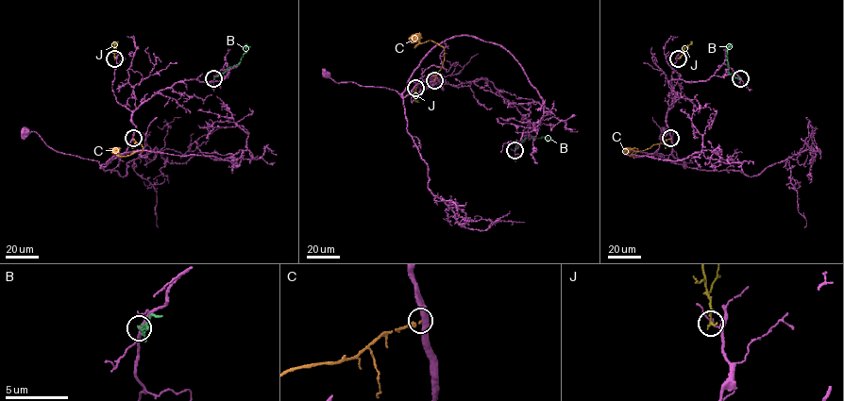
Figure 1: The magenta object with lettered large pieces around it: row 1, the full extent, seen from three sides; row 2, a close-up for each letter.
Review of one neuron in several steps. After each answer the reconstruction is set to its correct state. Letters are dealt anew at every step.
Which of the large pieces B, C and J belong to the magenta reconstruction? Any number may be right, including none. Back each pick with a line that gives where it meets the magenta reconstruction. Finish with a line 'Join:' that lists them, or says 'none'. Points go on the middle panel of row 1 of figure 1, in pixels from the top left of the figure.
Join: none

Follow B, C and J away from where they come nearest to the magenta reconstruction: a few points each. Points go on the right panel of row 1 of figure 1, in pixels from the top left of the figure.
B: (740, 78), (729, 73), (727, 49), (732, 43)
C: (670, 138), (633, 151), (632, 156), (637, 149), (628, 150)
J: (678, 58), (692, 41)

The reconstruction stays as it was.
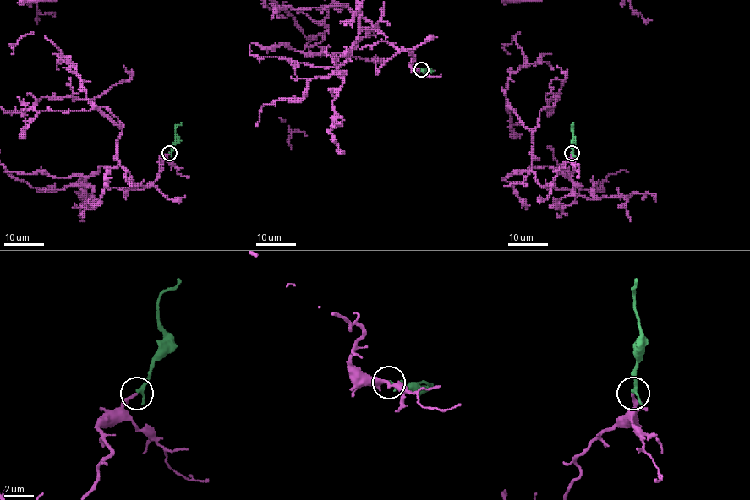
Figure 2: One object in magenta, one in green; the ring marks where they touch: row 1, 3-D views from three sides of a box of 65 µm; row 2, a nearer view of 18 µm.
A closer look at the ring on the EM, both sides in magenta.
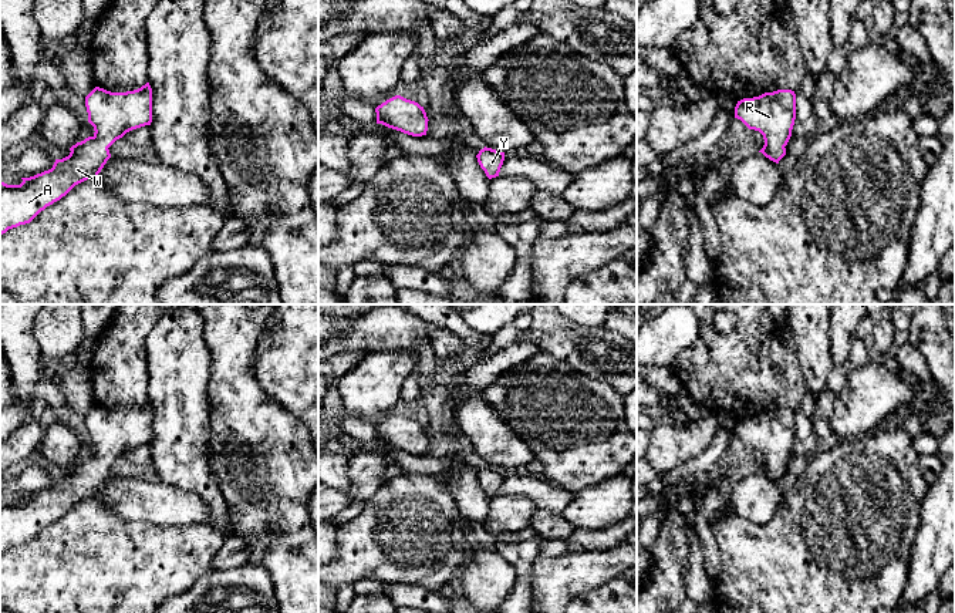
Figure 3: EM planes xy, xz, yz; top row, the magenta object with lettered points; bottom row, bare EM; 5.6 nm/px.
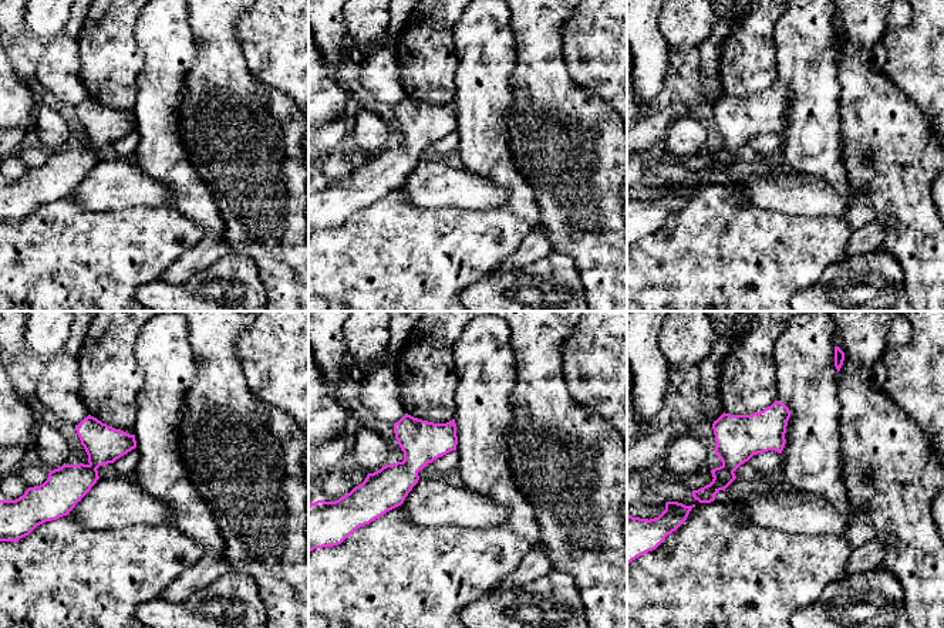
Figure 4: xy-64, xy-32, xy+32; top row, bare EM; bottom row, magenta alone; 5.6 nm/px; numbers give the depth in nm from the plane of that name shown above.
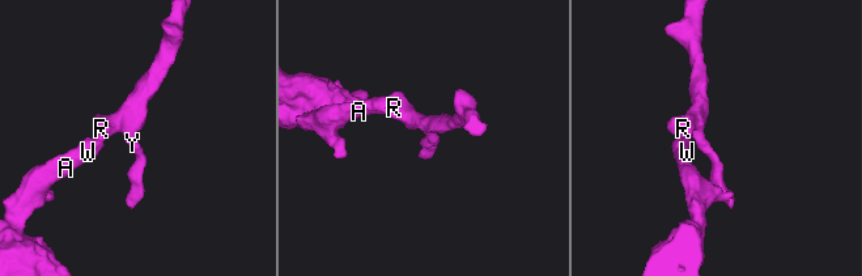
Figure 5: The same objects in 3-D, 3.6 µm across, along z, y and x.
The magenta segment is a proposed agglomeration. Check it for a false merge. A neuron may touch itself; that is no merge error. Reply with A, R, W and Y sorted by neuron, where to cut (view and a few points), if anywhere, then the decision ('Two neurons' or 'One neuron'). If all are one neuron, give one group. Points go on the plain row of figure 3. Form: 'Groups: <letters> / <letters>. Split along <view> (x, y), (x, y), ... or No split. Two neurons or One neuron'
Groups: A R W Y. No split. One neuron

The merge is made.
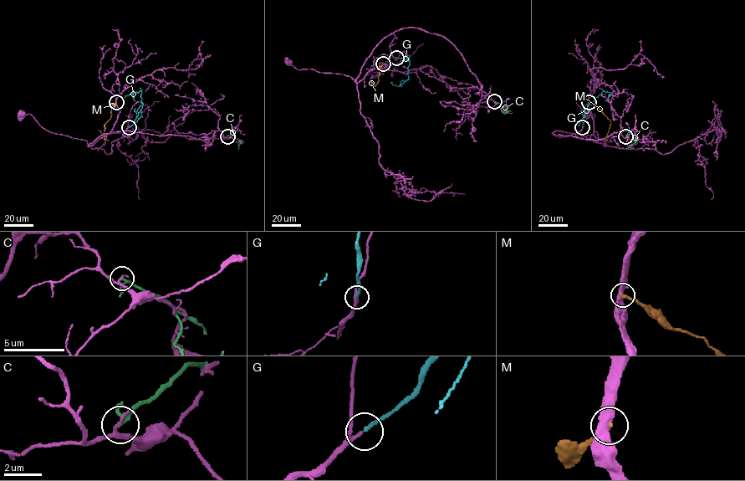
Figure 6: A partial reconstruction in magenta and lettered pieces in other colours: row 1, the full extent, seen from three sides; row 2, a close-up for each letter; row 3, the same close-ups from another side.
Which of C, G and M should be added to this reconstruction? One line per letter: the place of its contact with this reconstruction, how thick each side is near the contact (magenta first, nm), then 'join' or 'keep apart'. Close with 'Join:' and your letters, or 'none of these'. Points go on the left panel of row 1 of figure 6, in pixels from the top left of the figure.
C: (227, 136) | 180/160 nm | keep apart
G: (129, 127) | 180/200 nm | join
M: (116, 102) | 500/240 nm | keep apart
Join: G

